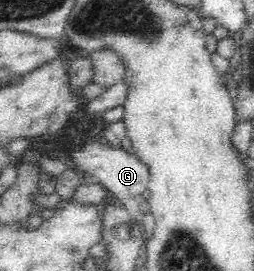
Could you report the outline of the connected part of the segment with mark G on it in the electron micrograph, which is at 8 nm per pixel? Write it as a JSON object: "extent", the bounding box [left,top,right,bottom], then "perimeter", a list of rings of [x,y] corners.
{"extent":[67,142,150,216],"perimeter":[[[109,142],[108,144],[84,144],[84,150],[71,152],[67,158],[84,172],[88,180],[99,181],[112,191],[117,200],[116,204],[124,207],[132,216],[134,212],[138,212],[143,202],[142,192],[148,188],[150,175],[148,165],[136,153],[132,154],[121,146],[112,147]]]}

